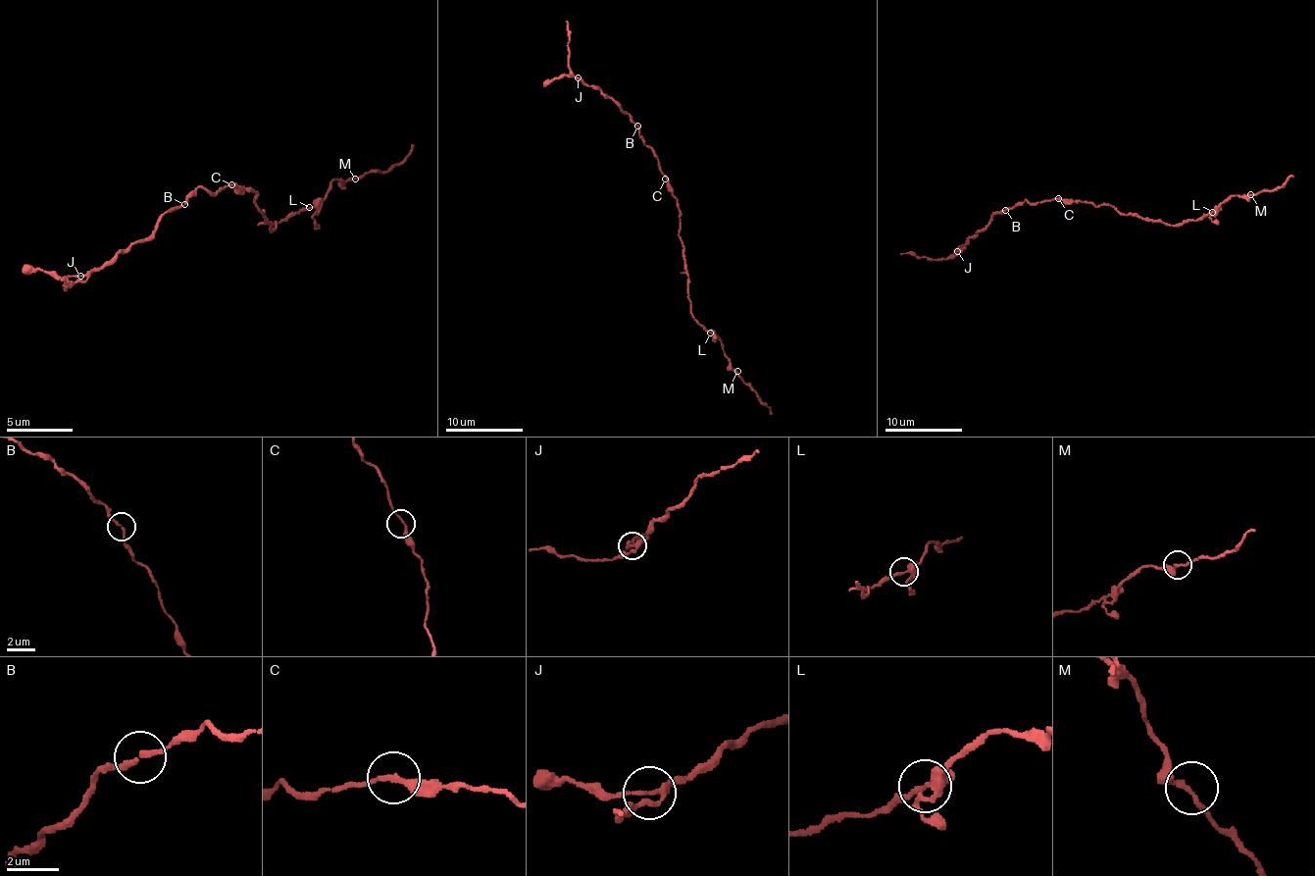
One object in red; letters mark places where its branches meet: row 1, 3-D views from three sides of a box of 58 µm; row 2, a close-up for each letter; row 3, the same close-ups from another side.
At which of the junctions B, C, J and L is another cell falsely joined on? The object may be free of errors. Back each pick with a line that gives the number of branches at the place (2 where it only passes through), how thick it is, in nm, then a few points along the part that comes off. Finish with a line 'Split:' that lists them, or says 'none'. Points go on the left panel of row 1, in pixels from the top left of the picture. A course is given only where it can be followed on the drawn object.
Split: none

